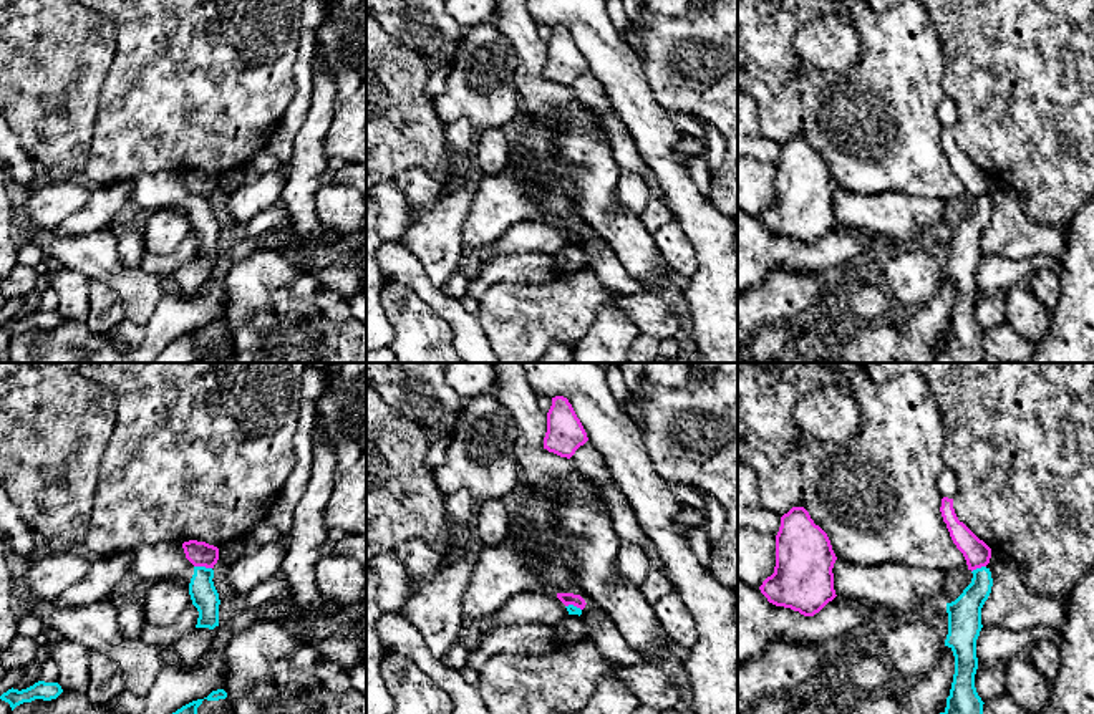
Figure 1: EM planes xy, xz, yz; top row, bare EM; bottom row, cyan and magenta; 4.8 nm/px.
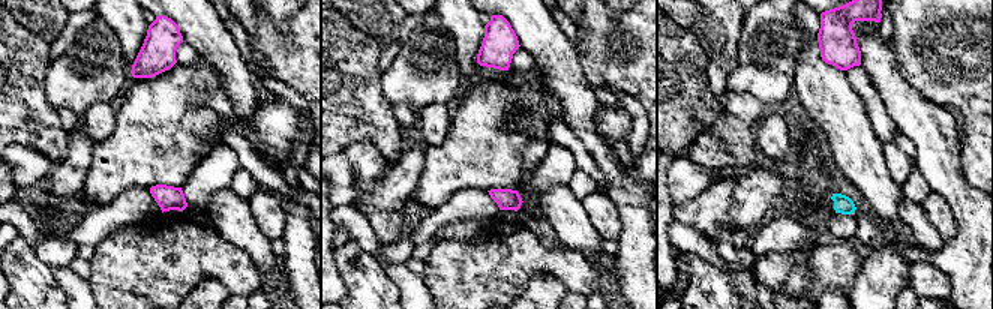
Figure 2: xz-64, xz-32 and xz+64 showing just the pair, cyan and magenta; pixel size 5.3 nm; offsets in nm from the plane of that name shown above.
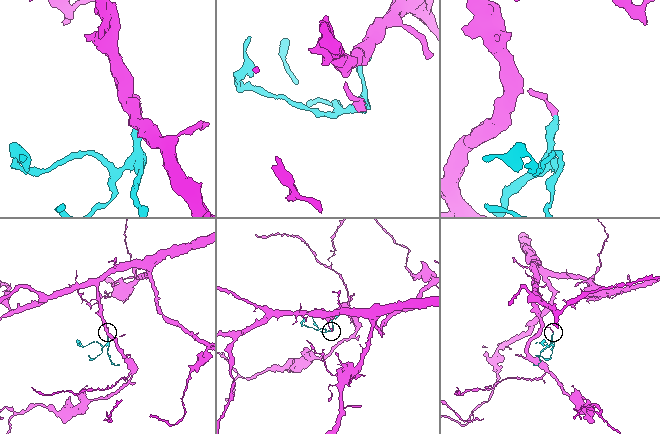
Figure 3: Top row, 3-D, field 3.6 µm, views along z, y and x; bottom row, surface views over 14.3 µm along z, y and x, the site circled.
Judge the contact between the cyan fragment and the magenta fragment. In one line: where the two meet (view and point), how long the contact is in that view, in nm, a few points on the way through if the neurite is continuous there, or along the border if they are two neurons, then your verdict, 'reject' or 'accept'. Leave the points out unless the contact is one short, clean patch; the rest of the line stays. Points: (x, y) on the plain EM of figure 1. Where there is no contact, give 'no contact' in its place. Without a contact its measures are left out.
xy (203, 196) | 90 nm | along xy (194, 194), (211, 197) | reject

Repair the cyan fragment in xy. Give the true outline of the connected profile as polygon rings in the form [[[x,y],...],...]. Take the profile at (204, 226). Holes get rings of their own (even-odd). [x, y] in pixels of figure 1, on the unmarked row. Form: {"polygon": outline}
{"polygon": [[[161,171],[139,174],[133,181],[133,200],[148,214],[162,207],[181,209],[189,215],[192,234],[199,240],[196,257],[219,255],[219,222],[214,215],[214,199],[194,195],[184,182],[182,172]]]}

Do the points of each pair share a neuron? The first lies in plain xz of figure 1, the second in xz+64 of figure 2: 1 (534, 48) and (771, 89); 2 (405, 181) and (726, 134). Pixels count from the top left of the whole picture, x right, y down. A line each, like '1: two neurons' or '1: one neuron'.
1: two neurons
2: one neuron

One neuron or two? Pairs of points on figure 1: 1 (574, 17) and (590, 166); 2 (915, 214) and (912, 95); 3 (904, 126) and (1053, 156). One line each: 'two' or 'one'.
1: two
2: two
3: two

